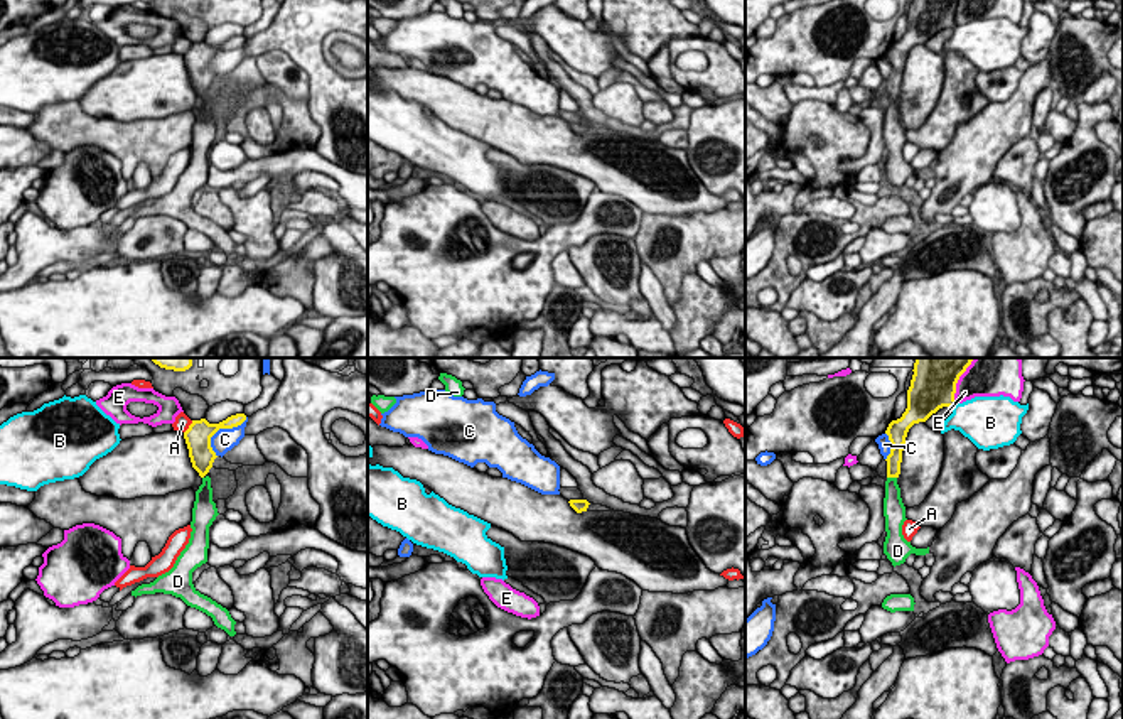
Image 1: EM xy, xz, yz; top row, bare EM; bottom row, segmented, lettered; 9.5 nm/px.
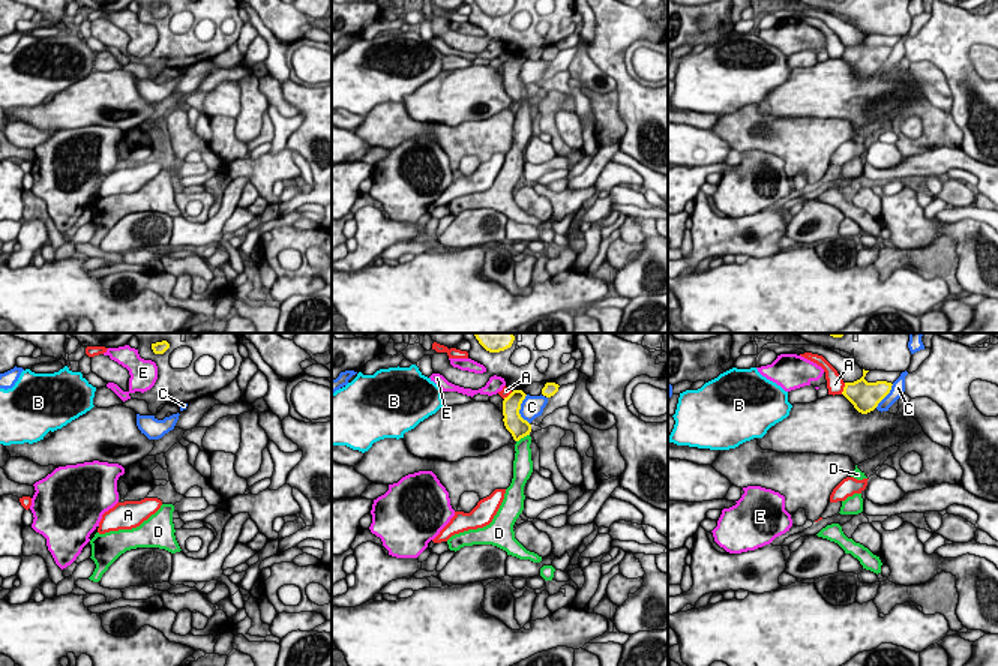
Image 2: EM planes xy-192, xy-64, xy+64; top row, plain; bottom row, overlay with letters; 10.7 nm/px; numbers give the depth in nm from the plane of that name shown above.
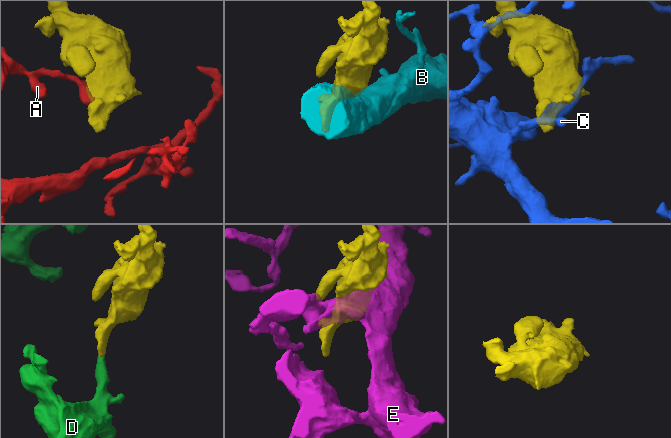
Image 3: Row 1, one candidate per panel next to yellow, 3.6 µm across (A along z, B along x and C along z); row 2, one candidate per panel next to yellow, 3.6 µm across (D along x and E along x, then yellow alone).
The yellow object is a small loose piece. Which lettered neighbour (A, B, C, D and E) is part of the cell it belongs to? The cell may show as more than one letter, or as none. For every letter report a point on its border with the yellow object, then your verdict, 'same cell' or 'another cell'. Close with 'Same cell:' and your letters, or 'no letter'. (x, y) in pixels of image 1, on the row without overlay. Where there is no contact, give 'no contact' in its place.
A: meets yellow in xy at (189, 49); another cell
B: no contact; another cell
C: meets yellow in xy at (220, 49); another cell
D: meets yellow in yz at (892, 98); same cell
E: meets yellow in yz at (955, 12); another cell
Same cell: D

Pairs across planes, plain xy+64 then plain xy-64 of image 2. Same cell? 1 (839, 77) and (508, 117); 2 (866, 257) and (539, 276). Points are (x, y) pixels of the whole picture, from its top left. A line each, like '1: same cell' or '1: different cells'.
1: different cells
2: different cells

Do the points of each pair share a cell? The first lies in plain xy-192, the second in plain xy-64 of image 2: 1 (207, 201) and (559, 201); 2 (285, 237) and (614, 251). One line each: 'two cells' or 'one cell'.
1: two cells
2: one cell

